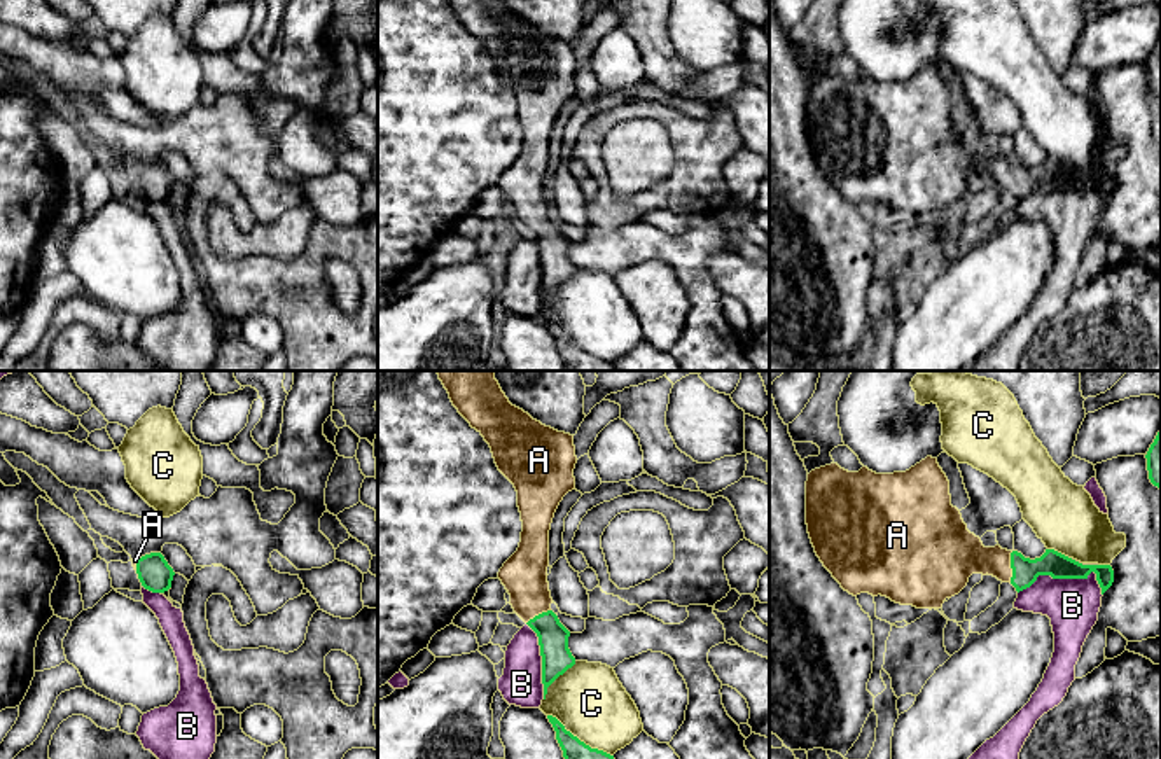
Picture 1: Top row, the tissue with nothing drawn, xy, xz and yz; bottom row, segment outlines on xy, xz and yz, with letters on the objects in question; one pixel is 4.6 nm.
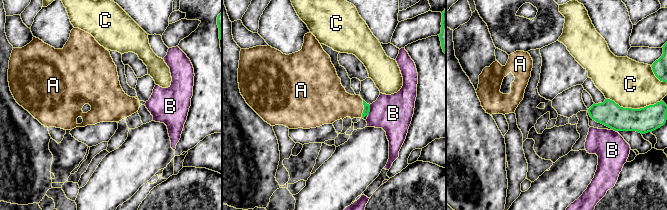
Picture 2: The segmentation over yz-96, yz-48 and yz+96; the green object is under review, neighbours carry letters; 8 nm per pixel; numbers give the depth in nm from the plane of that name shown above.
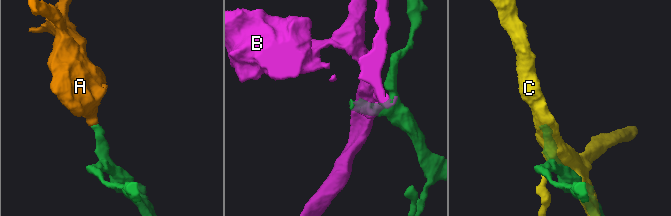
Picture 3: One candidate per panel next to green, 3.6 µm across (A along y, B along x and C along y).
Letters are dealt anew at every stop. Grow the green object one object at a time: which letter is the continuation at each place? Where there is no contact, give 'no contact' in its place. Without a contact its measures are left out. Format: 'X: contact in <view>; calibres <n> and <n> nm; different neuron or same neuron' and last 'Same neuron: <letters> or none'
A: contact in yz; calibres 120 and 220 nm; same neuron
B: contact in yz; calibres 120 and 240 nm; different neuron
C: contact in xz; calibres 140 and 320 nm; different neuron
Same neuron: A

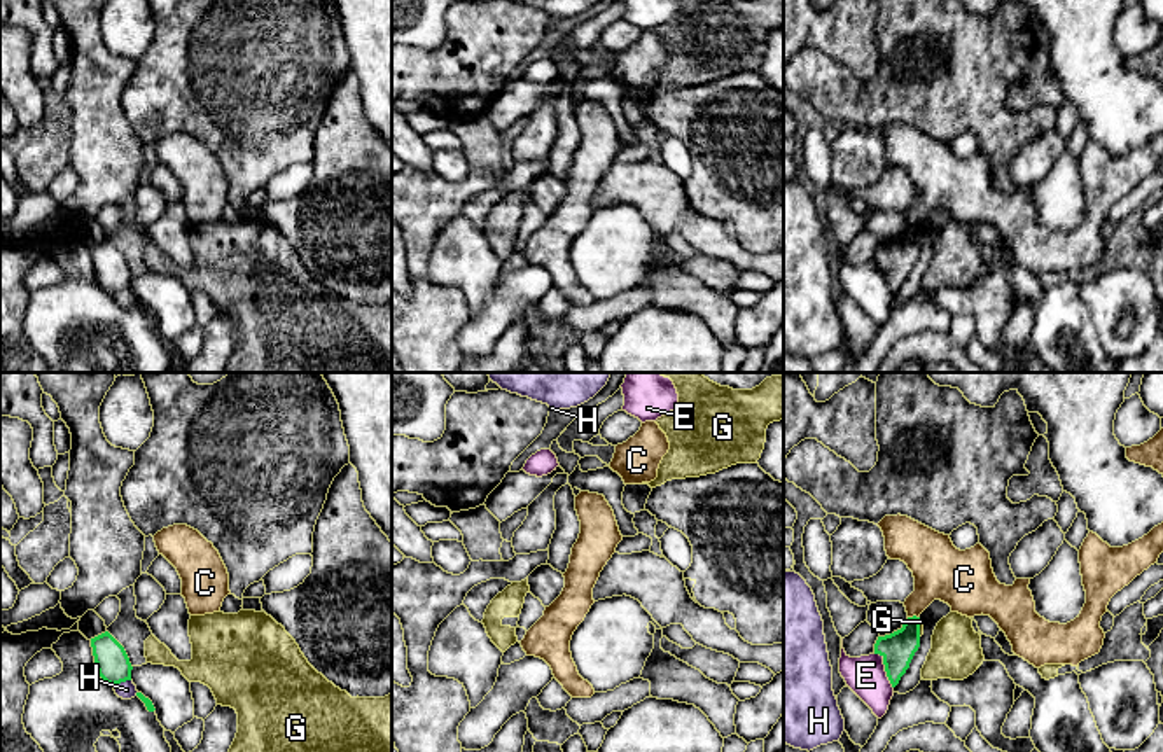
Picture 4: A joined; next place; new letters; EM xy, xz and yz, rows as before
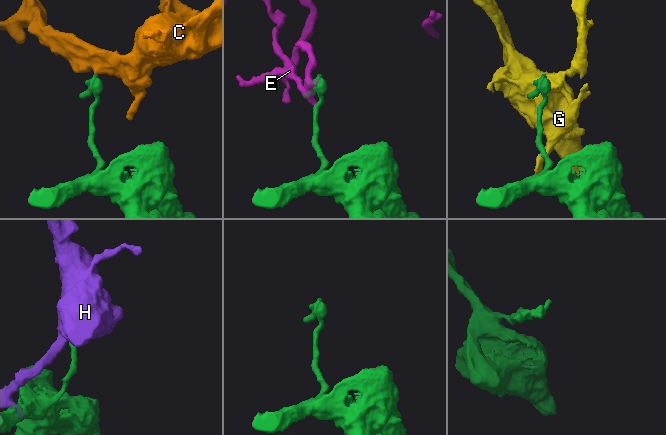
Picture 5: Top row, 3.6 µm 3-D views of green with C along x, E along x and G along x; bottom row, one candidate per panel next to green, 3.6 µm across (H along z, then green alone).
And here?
C: contact in yz; calibres 160 and 260 nm; different neuron
E: contact in yz; calibres 160 and 180 nm; different neuron
G: contact in yz; calibres 160 and 20 nm; different neuron
H: contact in xy; calibres 160 and 80 nm; different neuron
Same neuron: none

